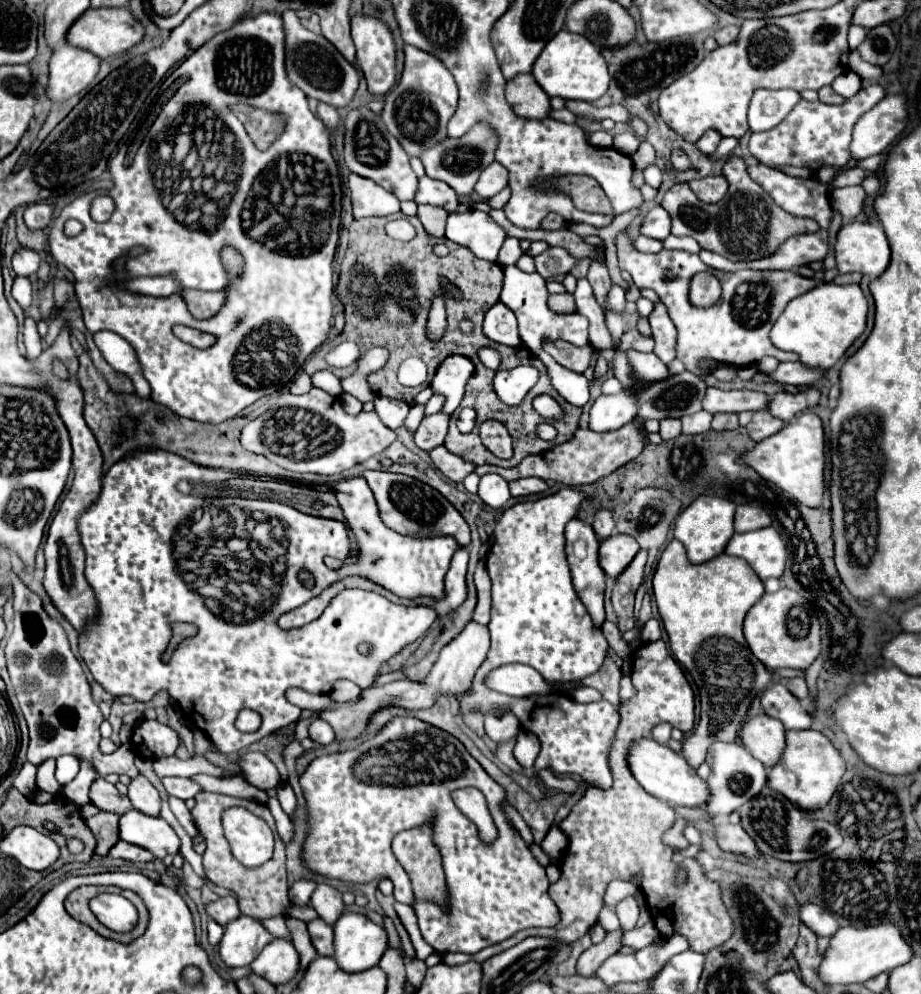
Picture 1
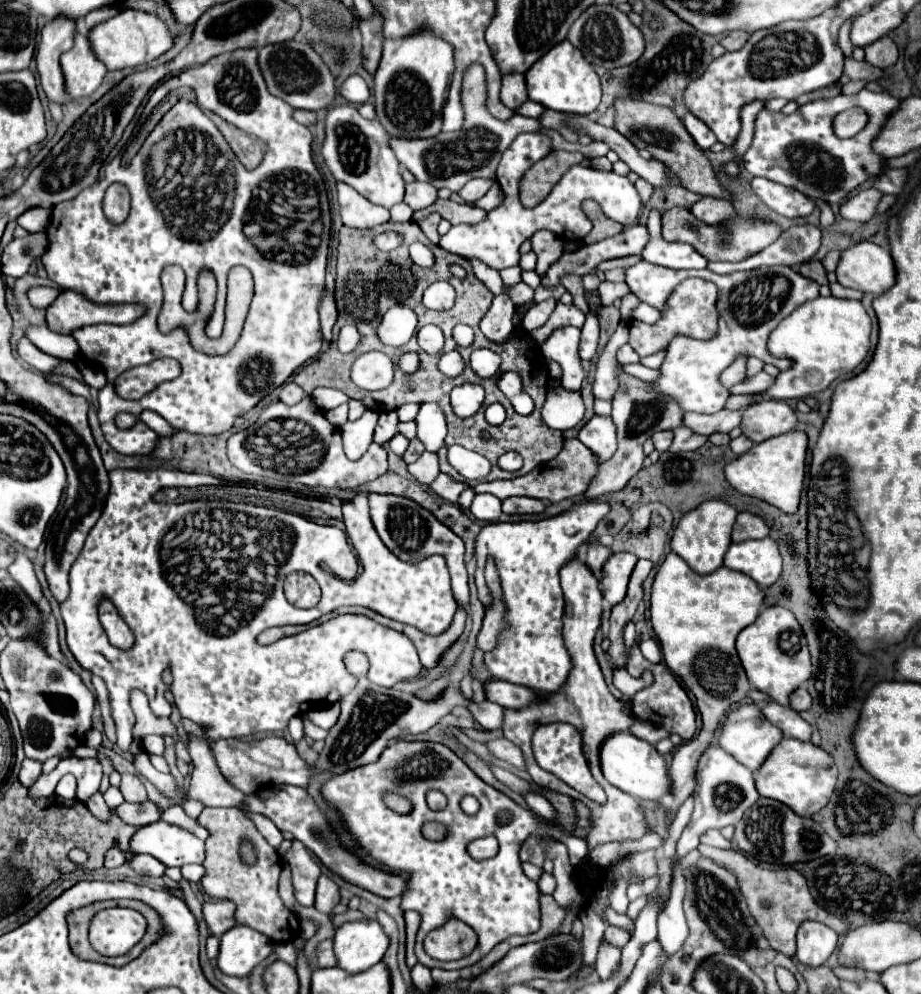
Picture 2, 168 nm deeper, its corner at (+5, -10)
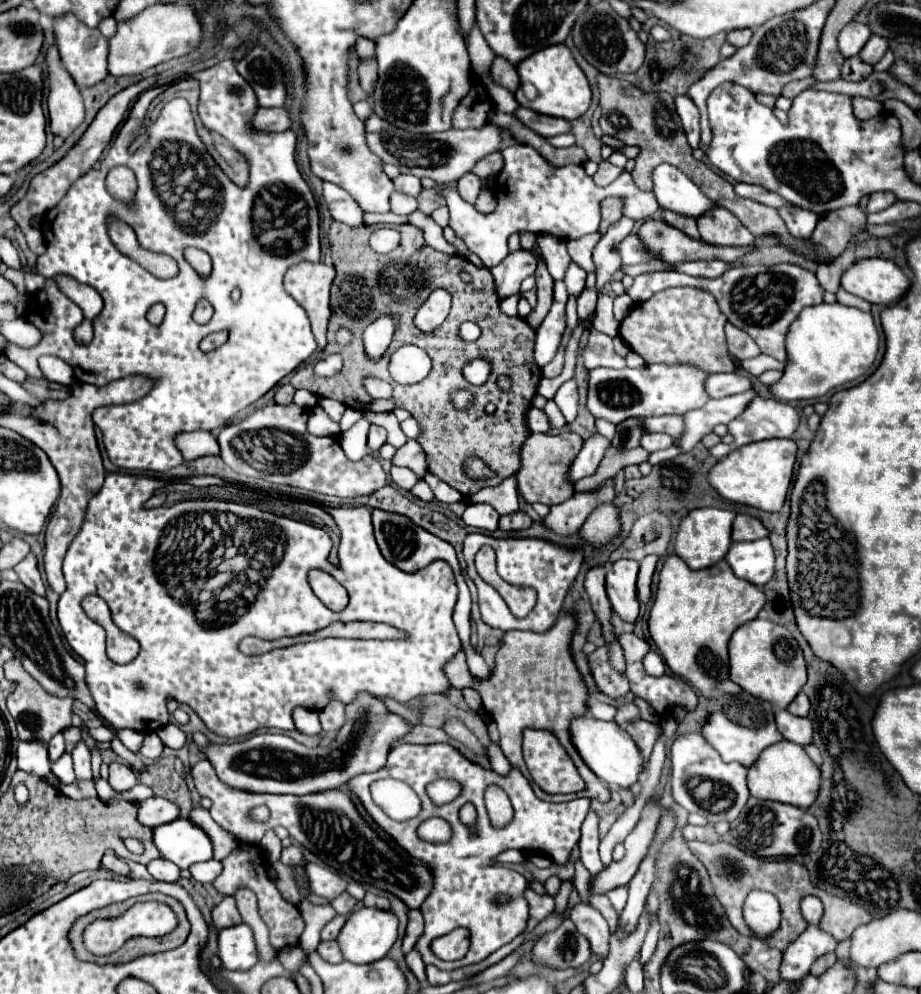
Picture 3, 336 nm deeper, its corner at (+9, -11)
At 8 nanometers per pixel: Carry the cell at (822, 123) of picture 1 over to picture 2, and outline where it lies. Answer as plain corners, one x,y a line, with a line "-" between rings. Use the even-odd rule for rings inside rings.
862,89
854,95
838,95
832,99
814,99
800,105
792,115
770,113
762,109
754,121
754,139
744,155
744,169
754,177
766,177
774,183
786,185
804,193
808,199
822,199
826,203
842,203
870,177
876,177
882,169
884,157
872,151
872,141
880,135
888,117
900,107
900,101
890,93
872,93
-
862,107
870,121
866,129
850,139
840,139
834,133
832,121
838,113

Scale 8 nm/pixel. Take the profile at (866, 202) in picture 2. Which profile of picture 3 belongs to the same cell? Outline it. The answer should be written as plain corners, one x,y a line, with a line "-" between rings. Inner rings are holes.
874,192
868,200
868,206
866,206
866,212
880,212
884,208
888,208
890,204
894,204
896,196
892,192

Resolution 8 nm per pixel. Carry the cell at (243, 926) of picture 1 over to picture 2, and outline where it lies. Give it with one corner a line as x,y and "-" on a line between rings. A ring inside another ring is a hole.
236,925
220,937
218,969
224,975
248,977
250,971
270,955
270,951
272,943
266,935
246,925

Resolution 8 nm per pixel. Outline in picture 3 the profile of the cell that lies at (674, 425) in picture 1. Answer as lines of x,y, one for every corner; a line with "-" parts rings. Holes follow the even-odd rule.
650,432
650,434
644,434
642,436
642,442
640,446
646,448
648,452
656,452
656,450
664,450
668,446
674,444
674,438
672,436
666,436
666,434
660,434
660,432

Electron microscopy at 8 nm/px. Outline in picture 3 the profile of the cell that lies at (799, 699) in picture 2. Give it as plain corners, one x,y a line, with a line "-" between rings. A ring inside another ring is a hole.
800,692
786,710
788,710
790,714
794,714
794,716
808,716
808,710
810,710
810,700
808,700
808,696
806,696
804,692

